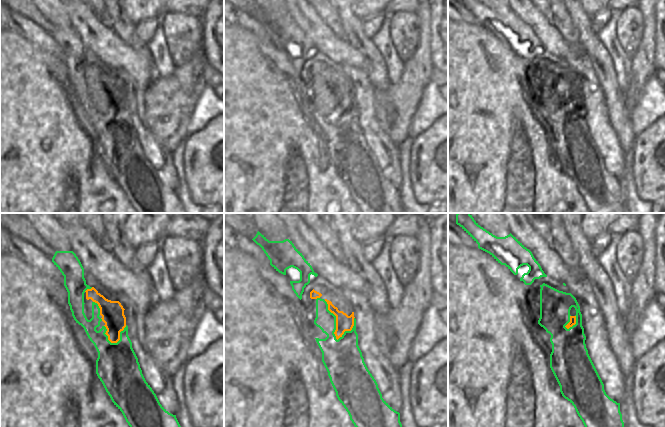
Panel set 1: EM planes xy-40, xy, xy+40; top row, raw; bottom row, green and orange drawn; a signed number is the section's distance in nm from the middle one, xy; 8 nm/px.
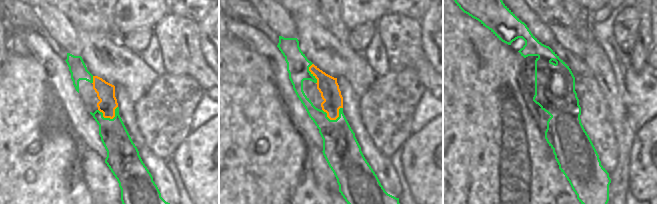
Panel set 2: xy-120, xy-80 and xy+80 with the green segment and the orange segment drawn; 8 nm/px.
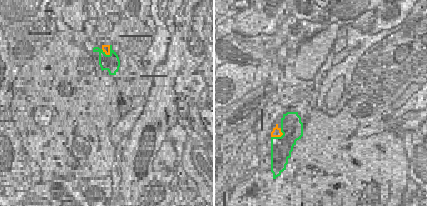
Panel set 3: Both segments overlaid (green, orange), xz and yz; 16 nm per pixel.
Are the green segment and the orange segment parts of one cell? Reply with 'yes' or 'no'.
yes

